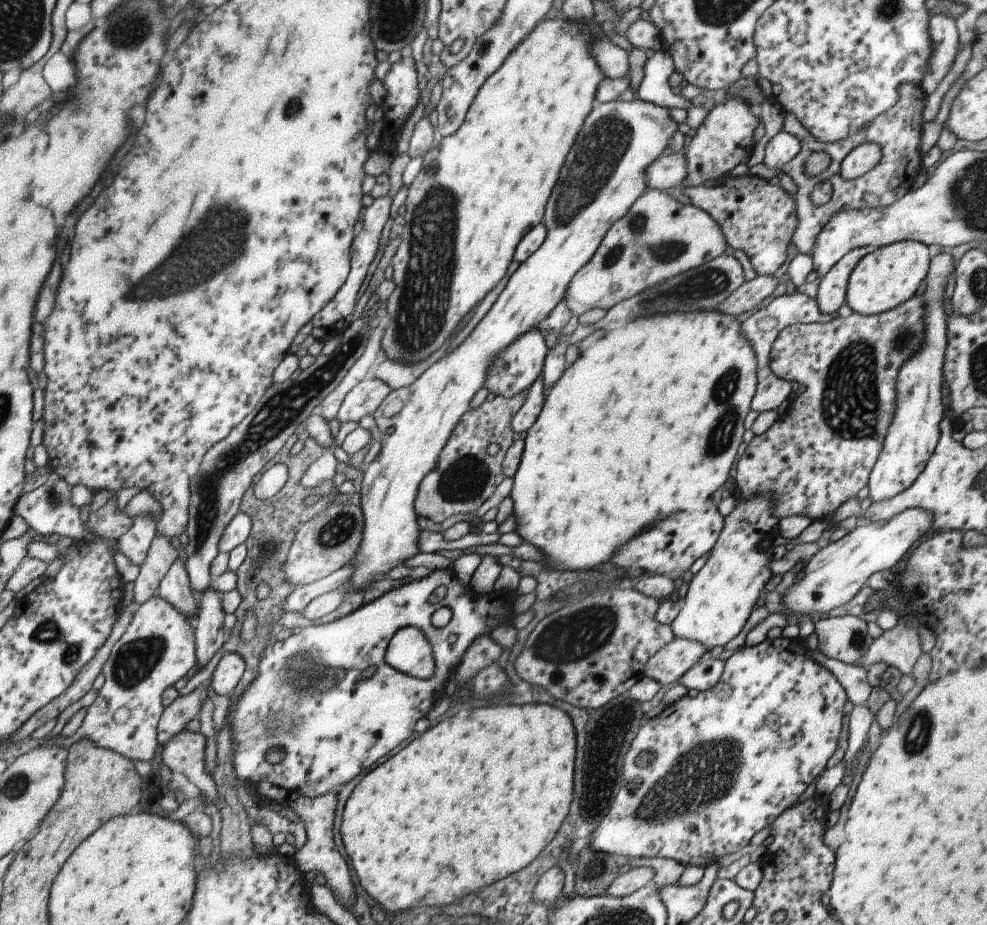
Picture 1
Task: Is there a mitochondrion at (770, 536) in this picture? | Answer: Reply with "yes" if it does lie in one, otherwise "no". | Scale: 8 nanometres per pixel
no

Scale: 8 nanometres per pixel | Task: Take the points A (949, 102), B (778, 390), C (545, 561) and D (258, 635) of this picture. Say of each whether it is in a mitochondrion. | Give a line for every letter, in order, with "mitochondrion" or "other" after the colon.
A: other
B: other
C: other
D: other

